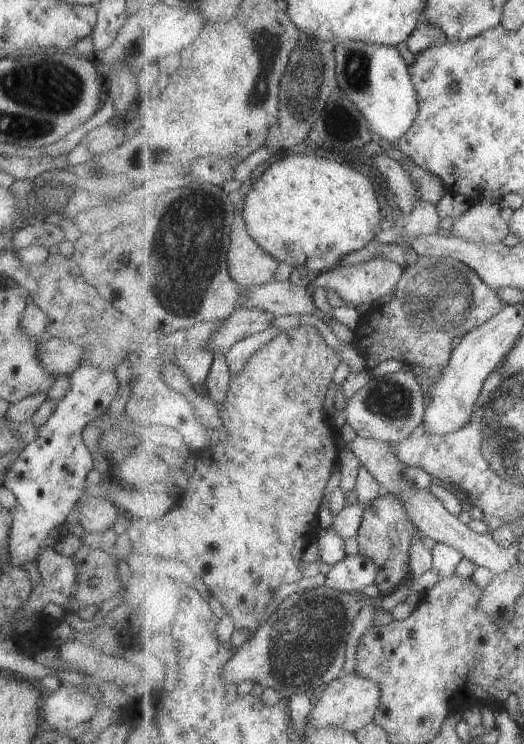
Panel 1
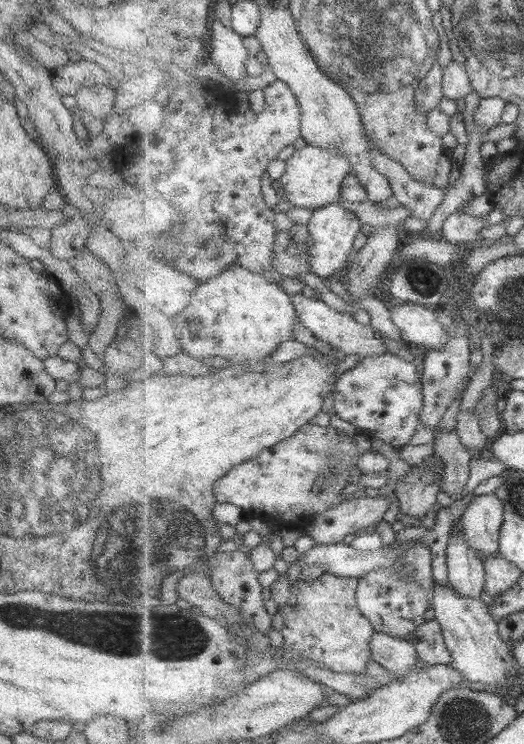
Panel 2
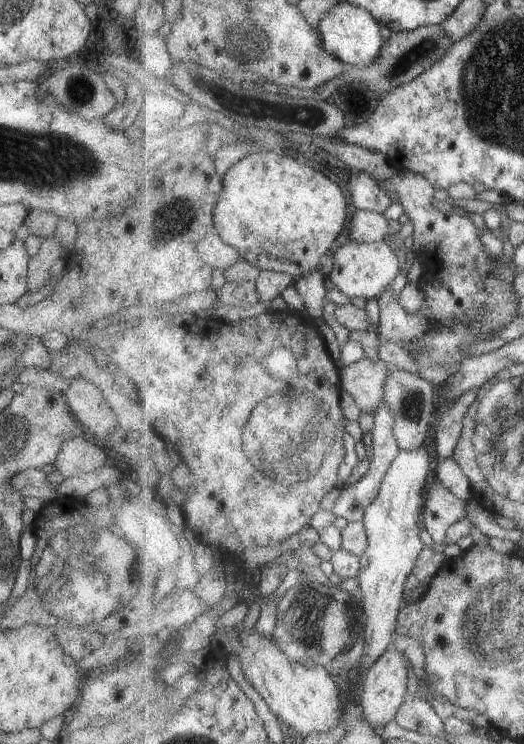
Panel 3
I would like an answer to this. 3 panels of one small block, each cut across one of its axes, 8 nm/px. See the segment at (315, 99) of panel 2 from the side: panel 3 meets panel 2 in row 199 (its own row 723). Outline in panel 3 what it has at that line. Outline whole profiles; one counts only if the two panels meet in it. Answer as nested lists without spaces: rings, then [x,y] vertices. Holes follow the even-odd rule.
[[[395,645],[385,652],[365,675],[359,695],[364,708],[364,717],[372,727],[387,726],[391,720],[396,718],[400,706],[407,700],[404,696],[407,690],[407,676],[409,676],[407,665],[409,662],[400,647]]]

